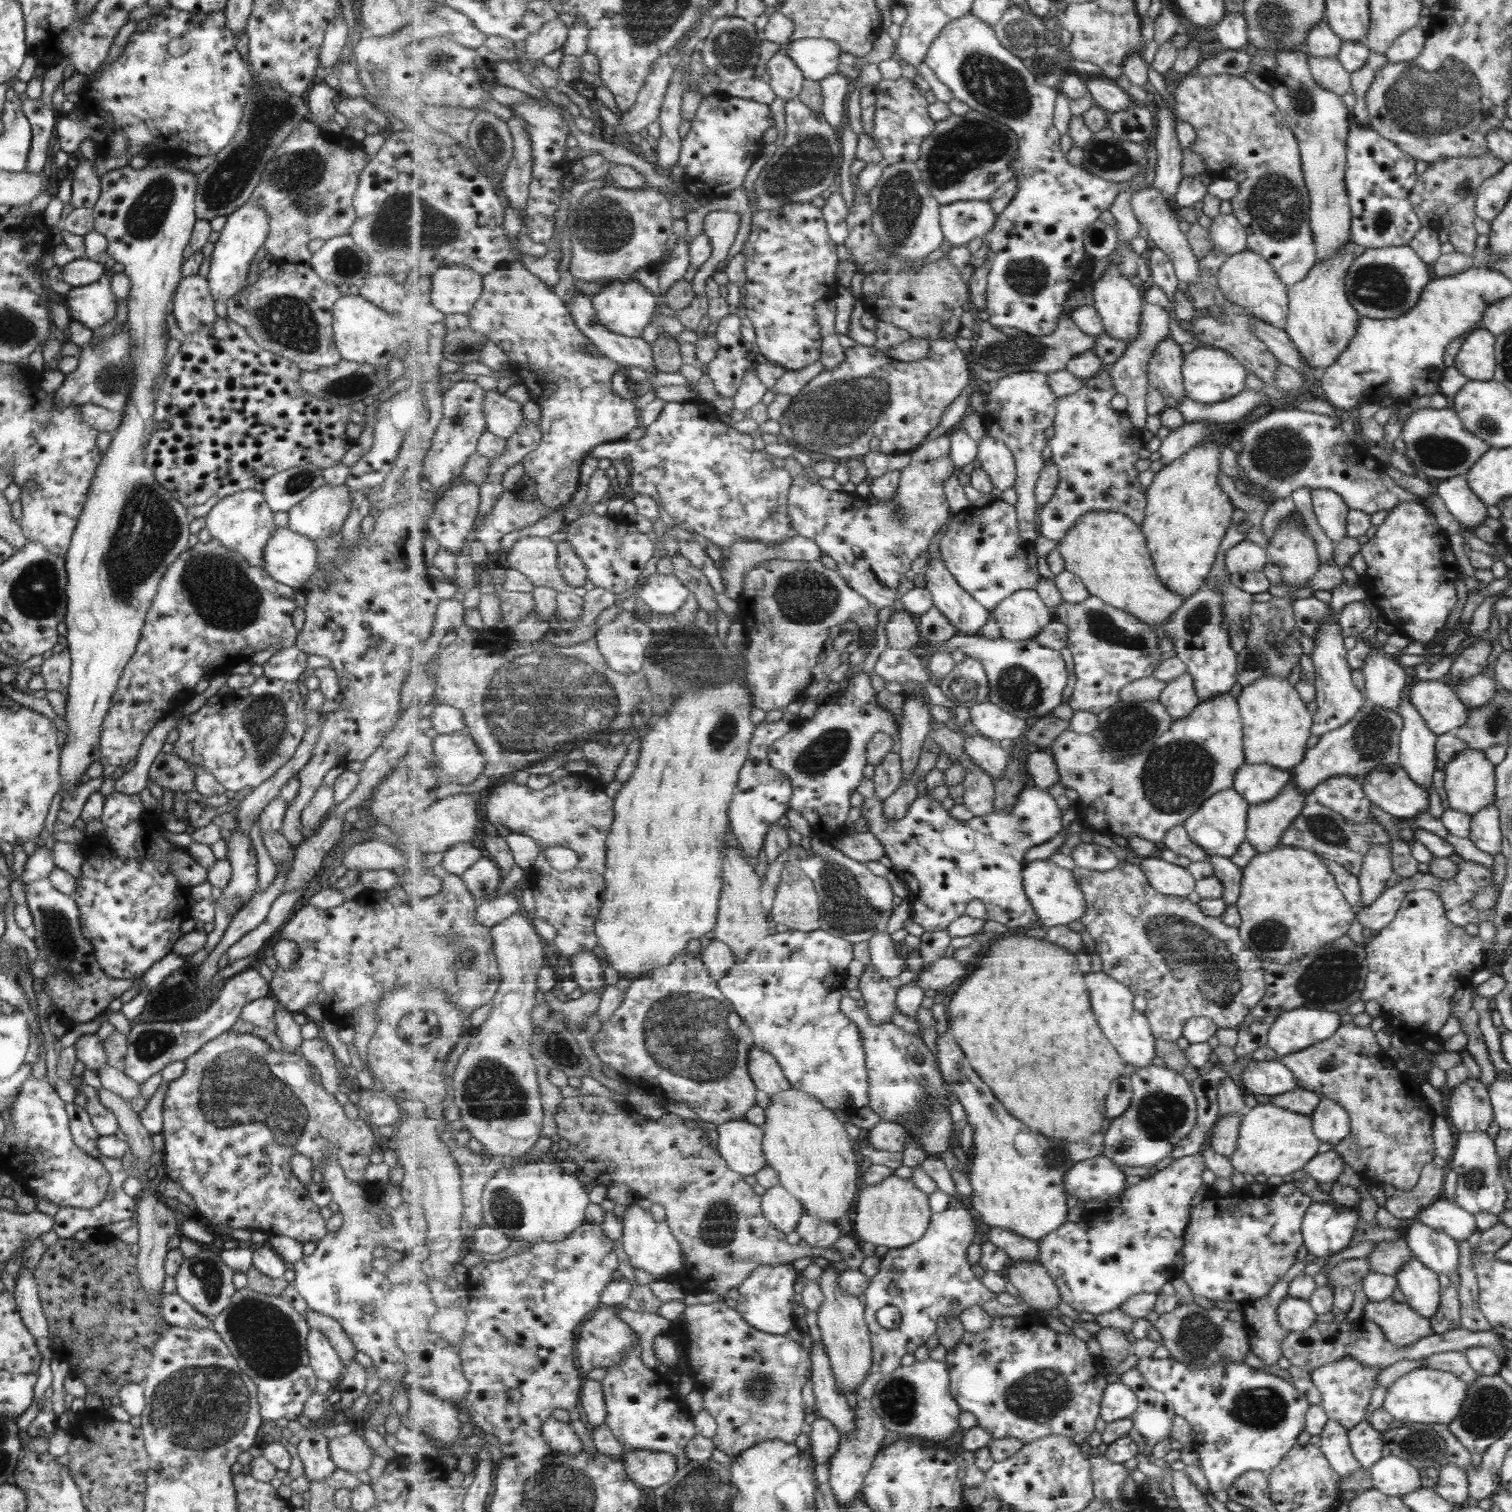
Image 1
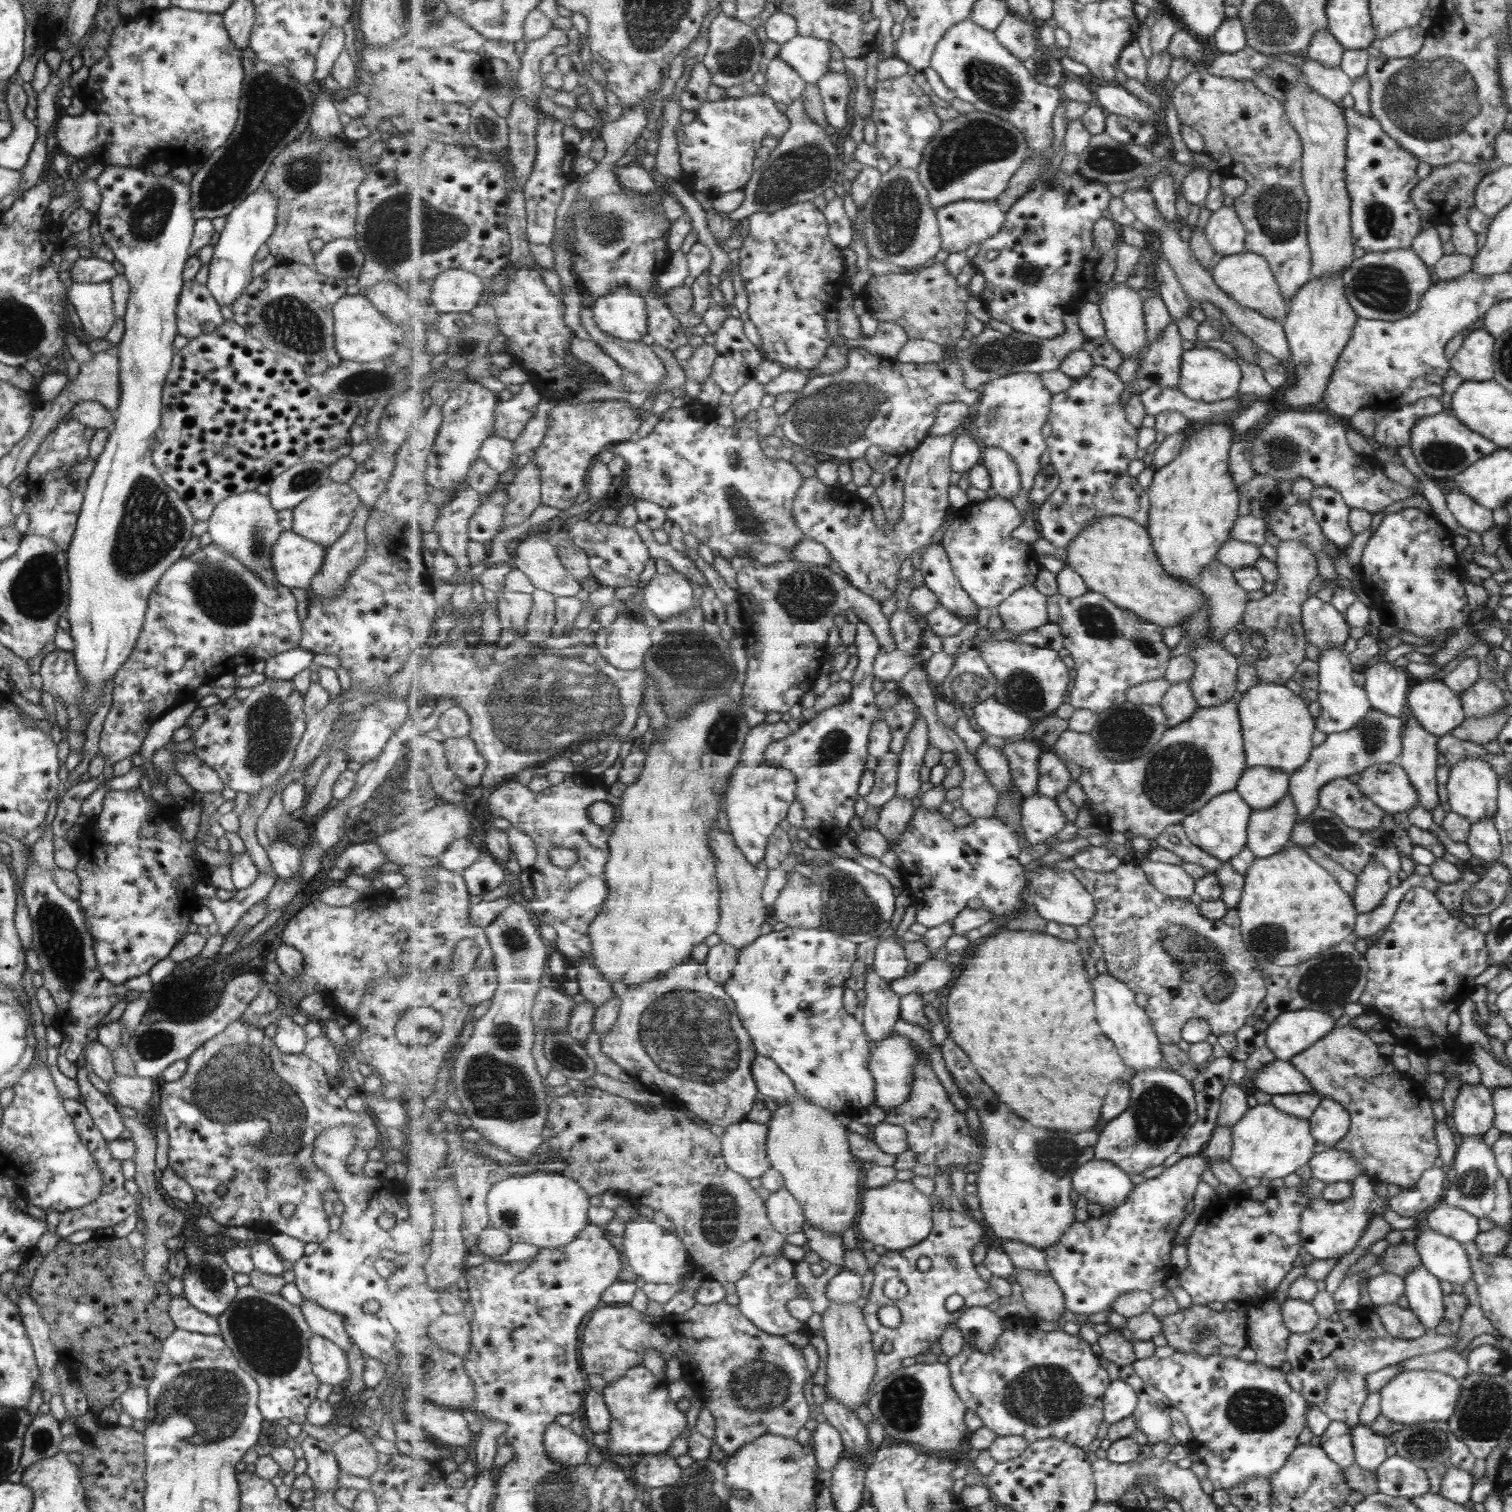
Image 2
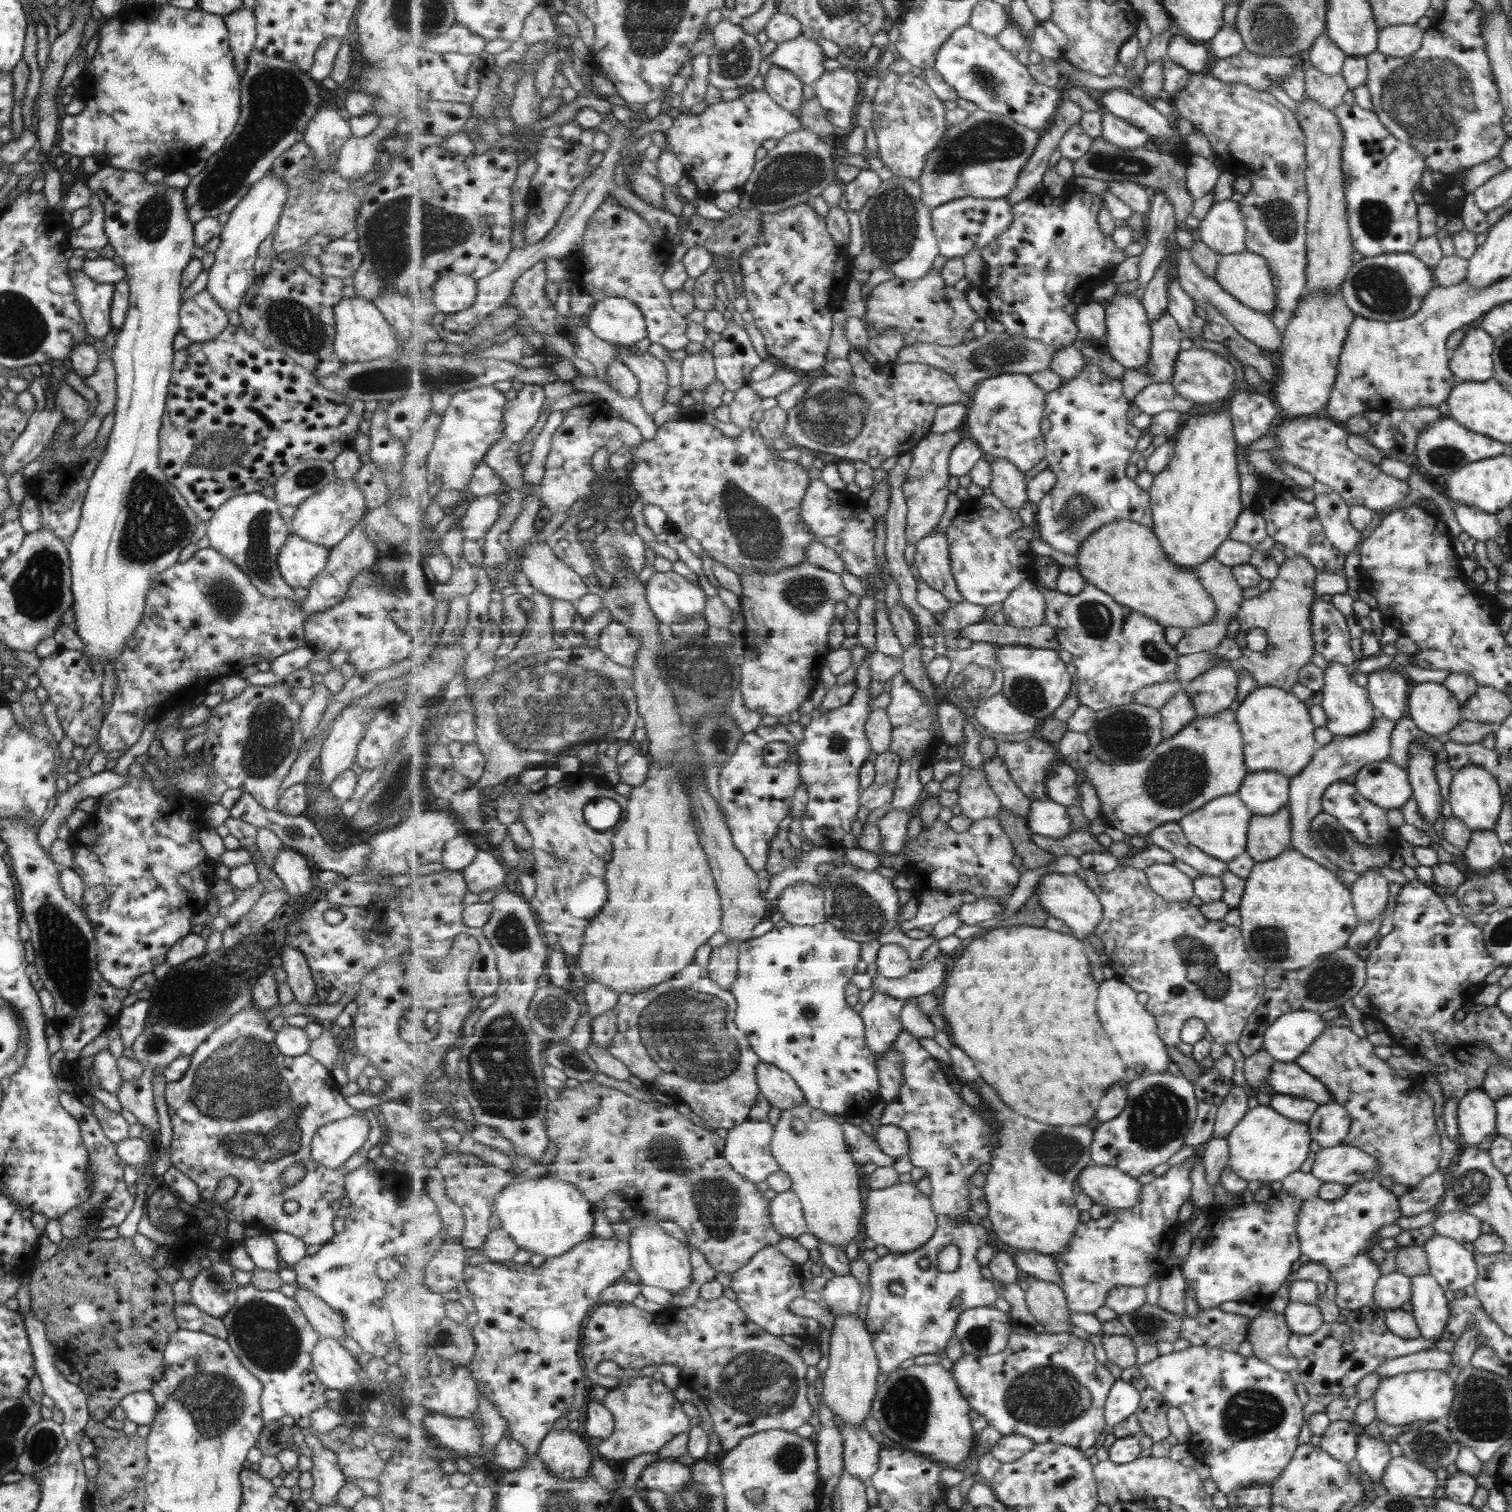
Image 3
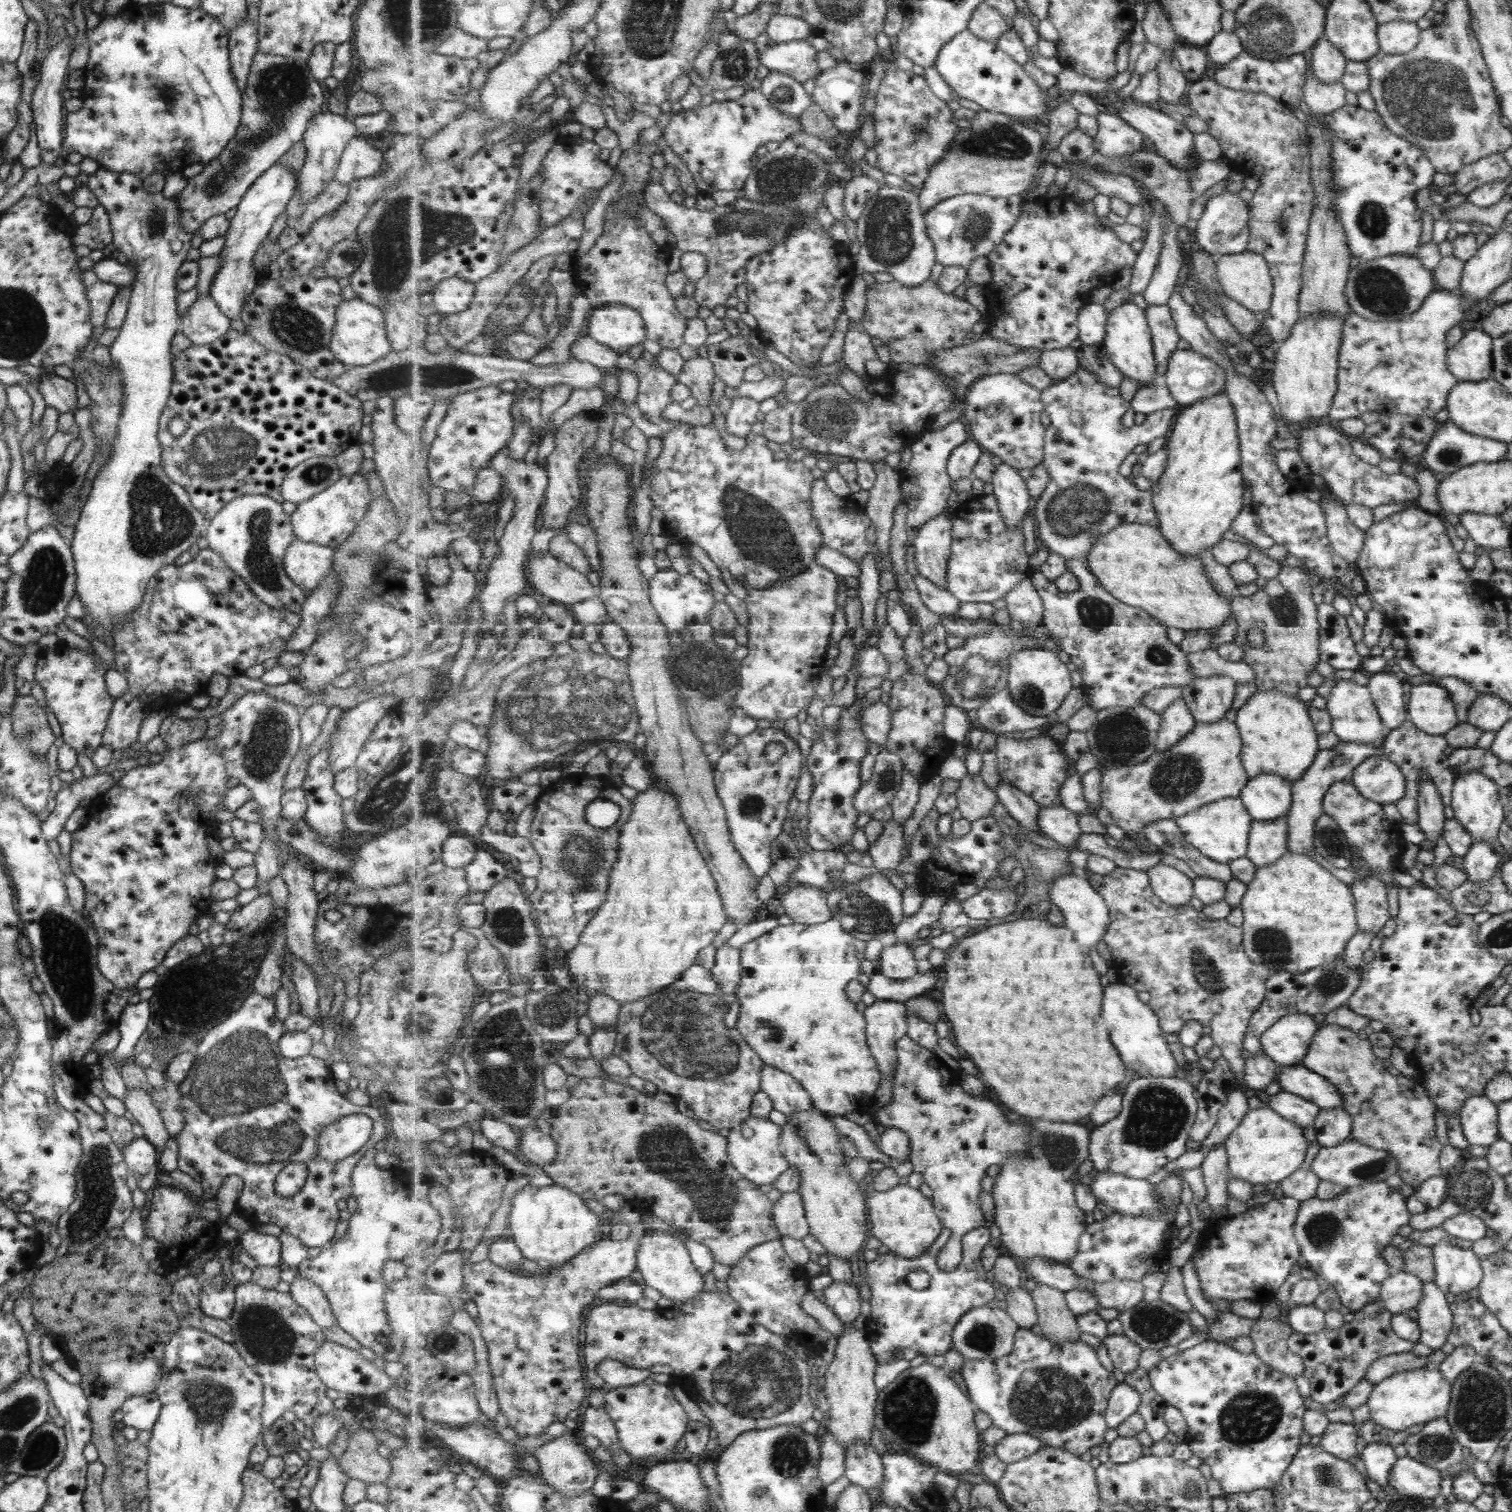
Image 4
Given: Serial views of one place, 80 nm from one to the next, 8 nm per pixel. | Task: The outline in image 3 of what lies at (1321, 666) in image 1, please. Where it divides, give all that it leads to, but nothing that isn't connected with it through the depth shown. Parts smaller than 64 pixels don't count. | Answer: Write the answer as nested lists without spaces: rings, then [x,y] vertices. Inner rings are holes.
[[[1327,661],[1326,668],[1322,670],[1323,682],[1319,706],[1327,718],[1325,729],[1329,730],[1332,735],[1339,737],[1359,736],[1363,732],[1369,732],[1376,717],[1366,690],[1353,682],[1349,669],[1337,661]]]

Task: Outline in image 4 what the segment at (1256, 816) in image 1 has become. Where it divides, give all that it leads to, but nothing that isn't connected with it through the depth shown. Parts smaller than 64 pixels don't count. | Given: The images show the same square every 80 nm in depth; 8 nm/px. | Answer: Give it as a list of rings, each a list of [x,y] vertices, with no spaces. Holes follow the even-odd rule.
[[[1277,817],[1271,820],[1251,820],[1248,854],[1245,858],[1255,867],[1271,864],[1287,852],[1286,820]]]

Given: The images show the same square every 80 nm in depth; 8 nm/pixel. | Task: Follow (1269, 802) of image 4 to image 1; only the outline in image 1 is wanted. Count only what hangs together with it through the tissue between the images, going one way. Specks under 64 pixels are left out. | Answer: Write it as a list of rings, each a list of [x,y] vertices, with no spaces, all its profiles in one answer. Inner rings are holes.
[[[1244,763],[1237,769],[1232,790],[1244,796],[1249,804],[1267,802],[1290,781],[1290,774],[1270,764]]]

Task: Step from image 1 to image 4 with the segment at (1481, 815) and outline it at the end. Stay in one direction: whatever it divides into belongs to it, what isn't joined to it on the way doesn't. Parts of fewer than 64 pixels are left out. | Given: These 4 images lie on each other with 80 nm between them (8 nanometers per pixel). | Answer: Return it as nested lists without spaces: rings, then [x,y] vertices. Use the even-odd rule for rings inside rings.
[[[1497,840],[1472,842],[1467,853],[1456,863],[1466,874],[1466,880],[1478,885],[1481,881],[1489,880],[1489,877],[1498,873],[1503,854],[1505,851]]]

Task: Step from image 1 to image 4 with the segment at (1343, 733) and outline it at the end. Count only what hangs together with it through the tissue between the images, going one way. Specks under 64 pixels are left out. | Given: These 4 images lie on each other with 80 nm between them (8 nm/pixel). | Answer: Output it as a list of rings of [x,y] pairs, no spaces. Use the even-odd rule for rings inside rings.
[[[1337,742],[1331,750],[1319,749],[1315,754],[1304,774],[1301,774],[1299,780],[1291,783],[1291,800],[1289,808],[1284,816],[1286,820],[1286,850],[1291,854],[1303,854],[1319,850],[1315,844],[1314,824],[1319,816],[1323,815],[1322,796],[1329,789],[1331,784],[1338,781],[1347,780],[1351,777],[1353,769],[1363,760],[1377,754],[1381,754],[1381,747],[1365,746],[1365,744],[1355,744],[1355,742]]]

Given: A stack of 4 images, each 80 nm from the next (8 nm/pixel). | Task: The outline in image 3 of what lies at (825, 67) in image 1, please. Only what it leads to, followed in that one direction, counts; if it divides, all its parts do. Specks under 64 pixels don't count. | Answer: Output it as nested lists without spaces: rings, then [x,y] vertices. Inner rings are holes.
[[[799,36],[777,44],[770,54],[771,64],[781,65],[795,73],[806,85],[813,86],[825,70],[825,54],[819,42]]]

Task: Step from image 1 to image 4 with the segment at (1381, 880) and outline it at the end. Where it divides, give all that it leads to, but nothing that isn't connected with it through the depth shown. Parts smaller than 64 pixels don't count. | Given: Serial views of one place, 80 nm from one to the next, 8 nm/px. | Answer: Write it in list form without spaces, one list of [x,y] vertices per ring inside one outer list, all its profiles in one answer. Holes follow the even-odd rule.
[[[1375,877],[1355,880],[1350,884],[1354,900],[1356,925],[1359,931],[1380,936],[1380,930],[1389,918],[1387,914],[1386,888]]]

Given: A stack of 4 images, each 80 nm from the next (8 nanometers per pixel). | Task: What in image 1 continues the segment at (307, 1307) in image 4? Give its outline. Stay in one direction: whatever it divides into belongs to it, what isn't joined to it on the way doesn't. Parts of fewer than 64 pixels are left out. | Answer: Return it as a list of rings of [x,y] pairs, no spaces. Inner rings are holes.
[[[312,1310],[306,1312],[304,1319],[307,1321],[309,1329],[321,1332],[327,1338],[328,1344],[341,1361],[343,1370],[345,1370],[345,1367],[351,1364],[351,1360],[355,1356],[356,1348],[353,1347],[349,1338],[343,1333],[341,1326],[332,1318],[323,1316],[318,1312],[313,1312]]]

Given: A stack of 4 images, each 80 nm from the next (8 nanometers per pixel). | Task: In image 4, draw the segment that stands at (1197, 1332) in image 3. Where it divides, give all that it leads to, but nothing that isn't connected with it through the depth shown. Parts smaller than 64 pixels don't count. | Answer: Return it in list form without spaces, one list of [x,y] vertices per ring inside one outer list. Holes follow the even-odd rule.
[[[1216,1311],[1217,1322],[1209,1325],[1209,1340],[1223,1343],[1229,1339],[1237,1340],[1240,1336],[1249,1336],[1254,1320],[1235,1315],[1229,1311]]]

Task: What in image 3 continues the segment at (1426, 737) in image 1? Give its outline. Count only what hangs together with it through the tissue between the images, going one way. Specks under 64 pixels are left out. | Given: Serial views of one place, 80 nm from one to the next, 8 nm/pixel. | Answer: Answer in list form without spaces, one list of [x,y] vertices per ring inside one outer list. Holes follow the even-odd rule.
[[[1411,744],[1406,766],[1405,772],[1412,791],[1411,797],[1415,800],[1423,820],[1432,825],[1441,815],[1442,802],[1435,774],[1433,774],[1433,756],[1423,744]]]

